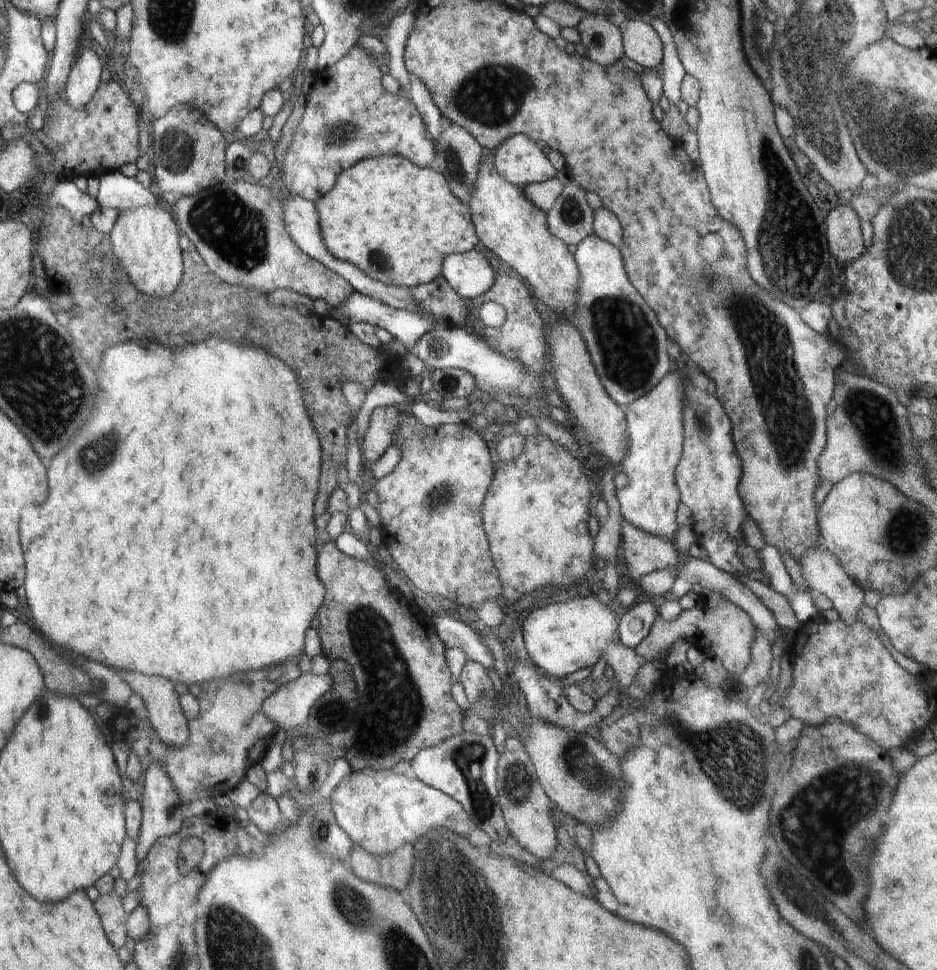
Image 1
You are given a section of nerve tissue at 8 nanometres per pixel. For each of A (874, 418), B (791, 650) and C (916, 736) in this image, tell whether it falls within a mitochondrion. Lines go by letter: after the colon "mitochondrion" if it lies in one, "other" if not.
A: mitochondrion
B: other
C: other

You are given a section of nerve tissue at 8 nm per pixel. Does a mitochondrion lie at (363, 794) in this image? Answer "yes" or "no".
no

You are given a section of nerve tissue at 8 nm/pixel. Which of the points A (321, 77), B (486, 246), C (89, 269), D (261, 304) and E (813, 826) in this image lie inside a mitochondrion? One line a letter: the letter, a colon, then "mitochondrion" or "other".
A: other
B: other
C: mitochondrion
D: other
E: mitochondrion

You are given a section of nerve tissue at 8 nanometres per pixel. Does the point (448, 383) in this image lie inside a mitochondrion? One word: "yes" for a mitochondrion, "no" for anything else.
yes

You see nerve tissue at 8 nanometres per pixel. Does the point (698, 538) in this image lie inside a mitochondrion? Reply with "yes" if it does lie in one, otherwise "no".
no

